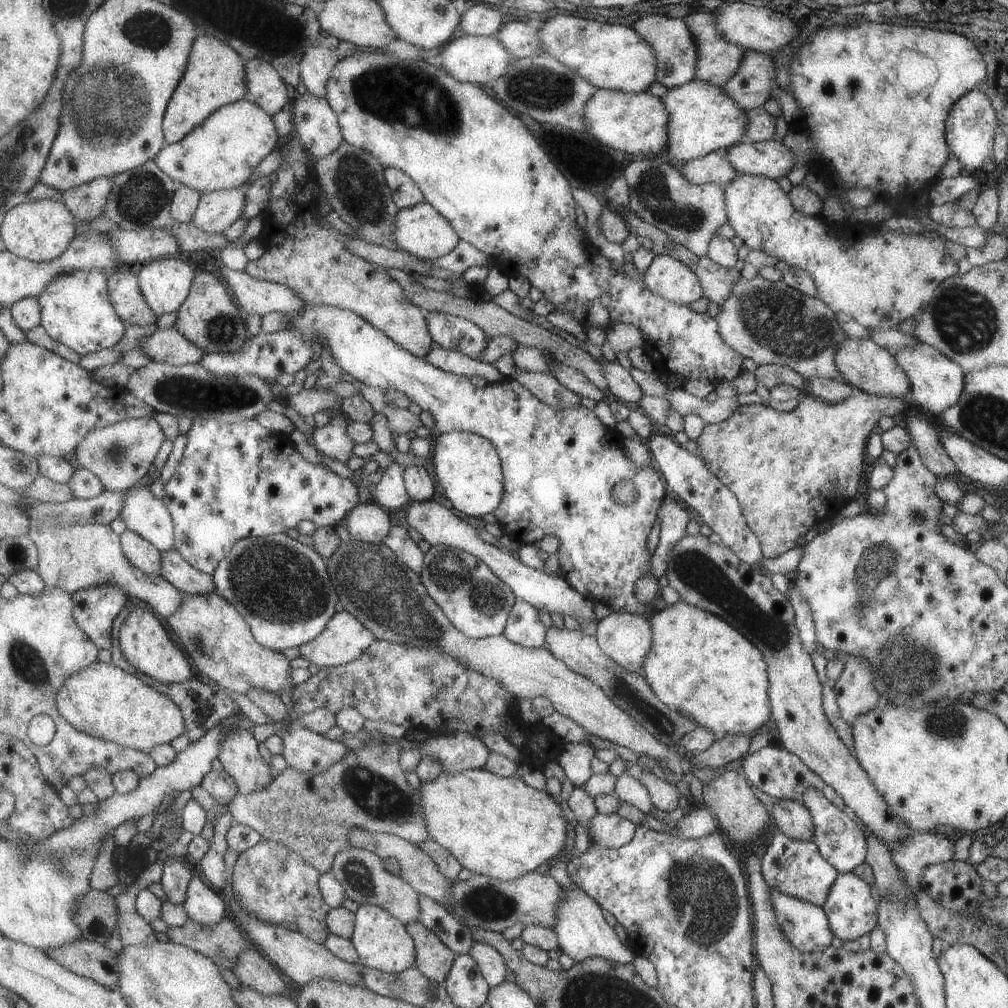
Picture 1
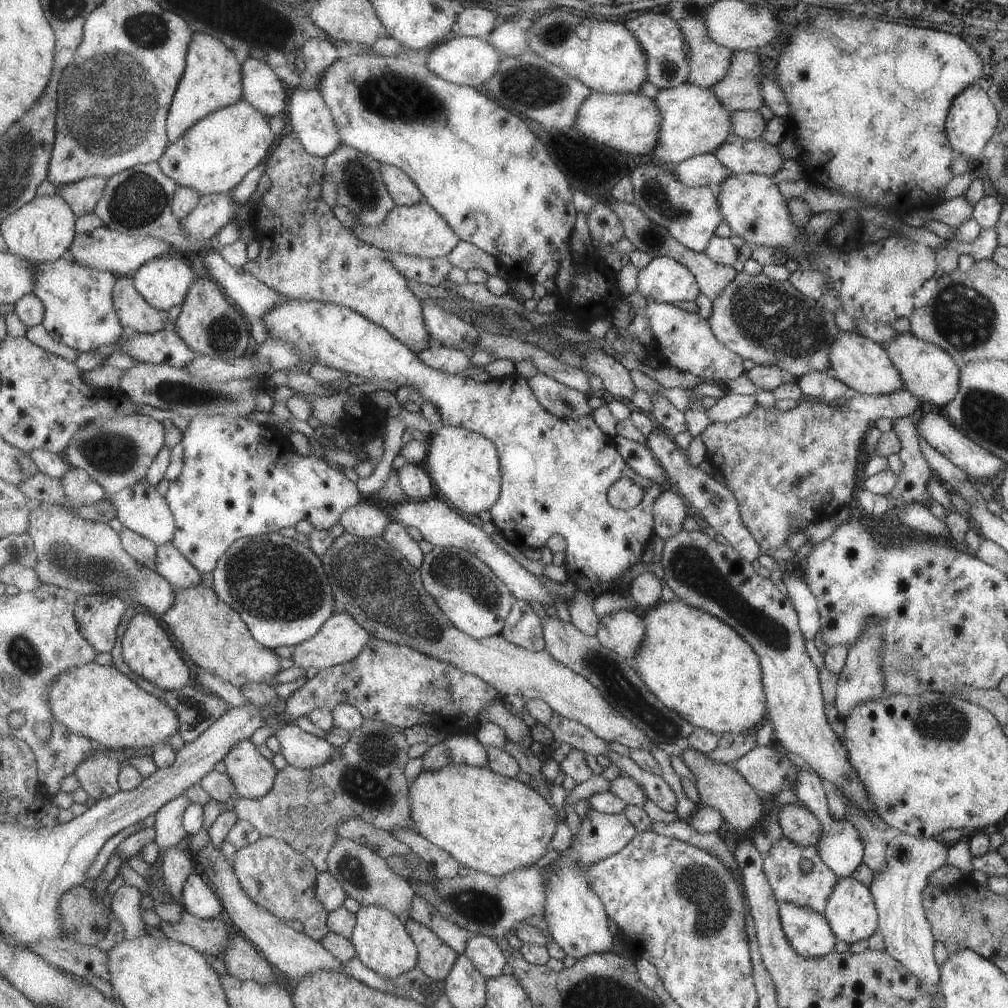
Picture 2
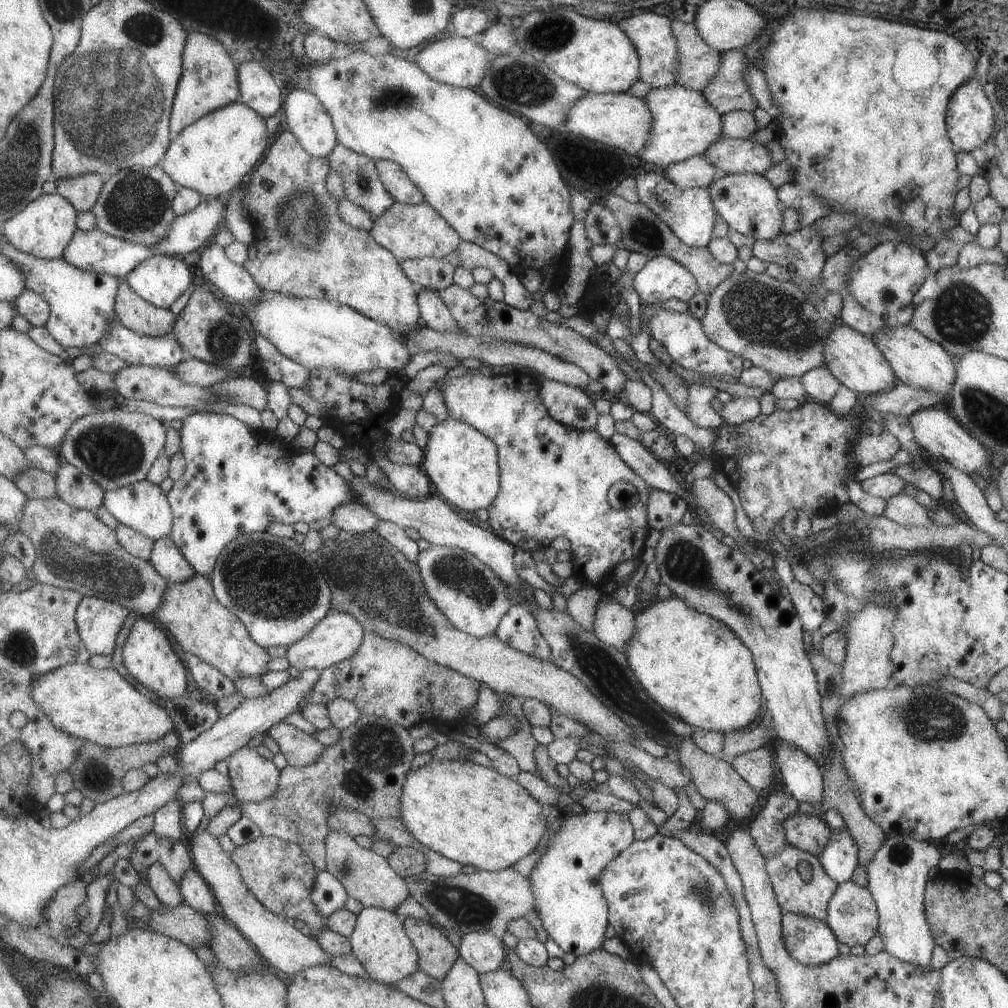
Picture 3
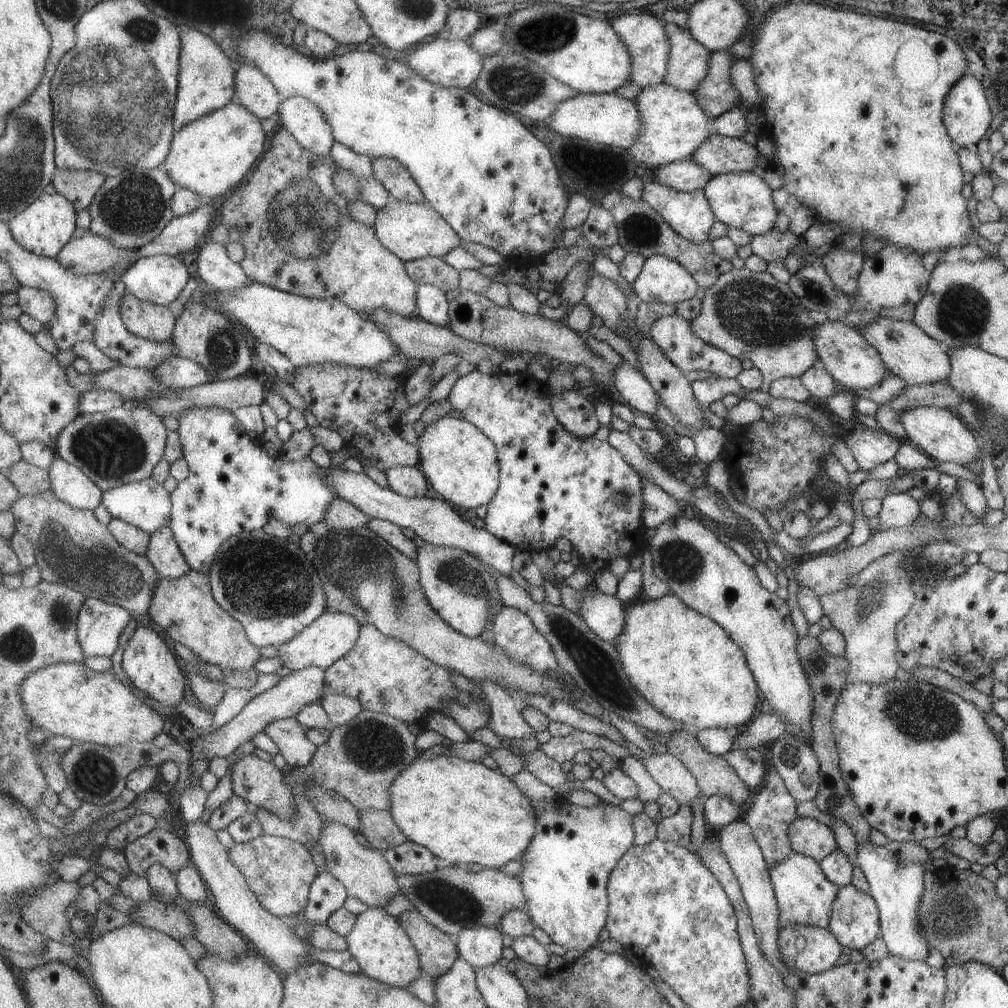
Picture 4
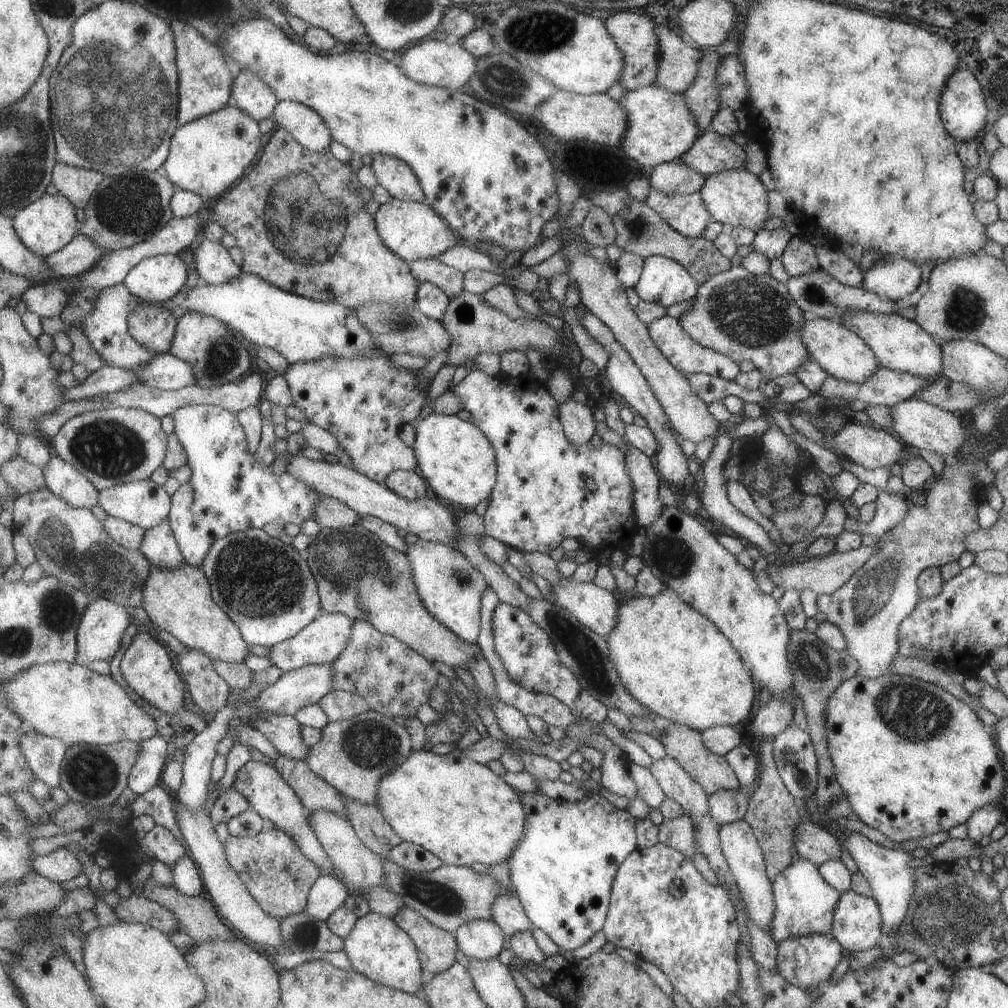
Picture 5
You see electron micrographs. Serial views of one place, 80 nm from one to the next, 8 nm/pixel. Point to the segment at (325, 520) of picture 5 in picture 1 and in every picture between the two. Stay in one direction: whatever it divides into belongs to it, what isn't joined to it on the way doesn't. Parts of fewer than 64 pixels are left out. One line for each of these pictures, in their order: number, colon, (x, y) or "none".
1: (367, 522)
2: (365, 521)
3: (353, 517)
4: (341, 514)

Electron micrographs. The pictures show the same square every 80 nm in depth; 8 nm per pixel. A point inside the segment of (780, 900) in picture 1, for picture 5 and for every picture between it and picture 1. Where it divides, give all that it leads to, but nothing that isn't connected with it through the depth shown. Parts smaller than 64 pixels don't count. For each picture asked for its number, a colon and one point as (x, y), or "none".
2: (807, 932)
3: (809, 941)
4: (811, 950)
5: (804, 962)

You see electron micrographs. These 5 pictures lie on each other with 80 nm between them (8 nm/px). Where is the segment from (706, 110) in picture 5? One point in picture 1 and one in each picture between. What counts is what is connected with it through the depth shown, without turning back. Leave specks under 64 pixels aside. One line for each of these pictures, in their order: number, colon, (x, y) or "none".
1: (750, 85)
2: (739, 90)
3: (727, 92)
4: (714, 94)

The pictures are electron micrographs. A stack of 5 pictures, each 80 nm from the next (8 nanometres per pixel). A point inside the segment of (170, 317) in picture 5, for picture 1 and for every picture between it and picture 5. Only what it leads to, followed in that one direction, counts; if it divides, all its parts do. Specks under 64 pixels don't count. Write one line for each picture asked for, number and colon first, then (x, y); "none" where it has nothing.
1: (124, 284)
2: (136, 314)
3: (134, 312)
4: (156, 323)

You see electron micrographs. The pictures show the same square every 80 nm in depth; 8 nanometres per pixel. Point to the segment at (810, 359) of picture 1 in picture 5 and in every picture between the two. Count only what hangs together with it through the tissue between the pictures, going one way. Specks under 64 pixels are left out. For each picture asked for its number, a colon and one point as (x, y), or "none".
2: (768, 322)
3: (770, 323)
4: (749, 315)
5: (743, 316)

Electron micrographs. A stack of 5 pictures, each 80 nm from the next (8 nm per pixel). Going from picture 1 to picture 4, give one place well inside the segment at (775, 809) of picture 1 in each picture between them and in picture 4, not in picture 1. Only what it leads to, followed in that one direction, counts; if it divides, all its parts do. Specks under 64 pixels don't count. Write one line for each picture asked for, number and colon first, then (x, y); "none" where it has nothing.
2: (797, 824)
3: (807, 833)
4: (808, 837)

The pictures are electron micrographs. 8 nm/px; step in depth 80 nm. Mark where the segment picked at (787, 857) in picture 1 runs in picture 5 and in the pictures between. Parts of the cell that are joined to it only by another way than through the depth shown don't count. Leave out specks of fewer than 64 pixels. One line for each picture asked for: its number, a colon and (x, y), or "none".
2: (781, 865)
3: (810, 898)
4: (804, 896)
5: (804, 903)

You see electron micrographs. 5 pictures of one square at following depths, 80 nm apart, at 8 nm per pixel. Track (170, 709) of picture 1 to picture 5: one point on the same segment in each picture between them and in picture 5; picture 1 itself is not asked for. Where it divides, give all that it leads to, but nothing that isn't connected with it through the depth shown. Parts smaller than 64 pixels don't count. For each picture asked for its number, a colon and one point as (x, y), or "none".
2: (99, 702)
3: (101, 706)
4: (70, 700)
5: (70, 702)

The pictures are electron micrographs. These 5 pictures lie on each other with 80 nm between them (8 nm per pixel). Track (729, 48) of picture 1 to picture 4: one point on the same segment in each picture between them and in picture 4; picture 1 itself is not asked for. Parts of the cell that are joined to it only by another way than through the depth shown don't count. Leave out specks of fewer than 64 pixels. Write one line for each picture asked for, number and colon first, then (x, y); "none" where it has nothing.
2: (707, 62)
3: (698, 63)
4: (687, 62)

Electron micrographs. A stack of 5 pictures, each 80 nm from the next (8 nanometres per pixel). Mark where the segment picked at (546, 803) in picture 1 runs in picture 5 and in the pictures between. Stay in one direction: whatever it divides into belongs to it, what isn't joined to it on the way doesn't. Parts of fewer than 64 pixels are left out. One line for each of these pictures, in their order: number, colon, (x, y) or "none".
2: (490, 823)
3: (474, 815)
4: (463, 811)
5: (461, 810)

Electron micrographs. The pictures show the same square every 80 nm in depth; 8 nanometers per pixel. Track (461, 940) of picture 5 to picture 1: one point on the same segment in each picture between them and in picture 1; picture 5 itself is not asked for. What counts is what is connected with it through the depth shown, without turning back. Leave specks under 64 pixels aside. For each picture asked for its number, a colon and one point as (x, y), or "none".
1: (493, 964)
2: (484, 951)
3: (484, 951)
4: (482, 945)

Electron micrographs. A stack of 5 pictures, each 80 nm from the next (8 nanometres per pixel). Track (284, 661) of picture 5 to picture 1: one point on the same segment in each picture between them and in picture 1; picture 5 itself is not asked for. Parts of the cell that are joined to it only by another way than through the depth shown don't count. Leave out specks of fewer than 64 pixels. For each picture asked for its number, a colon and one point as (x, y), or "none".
1: (346, 638)
2: (342, 639)
3: (339, 637)
4: (331, 636)

